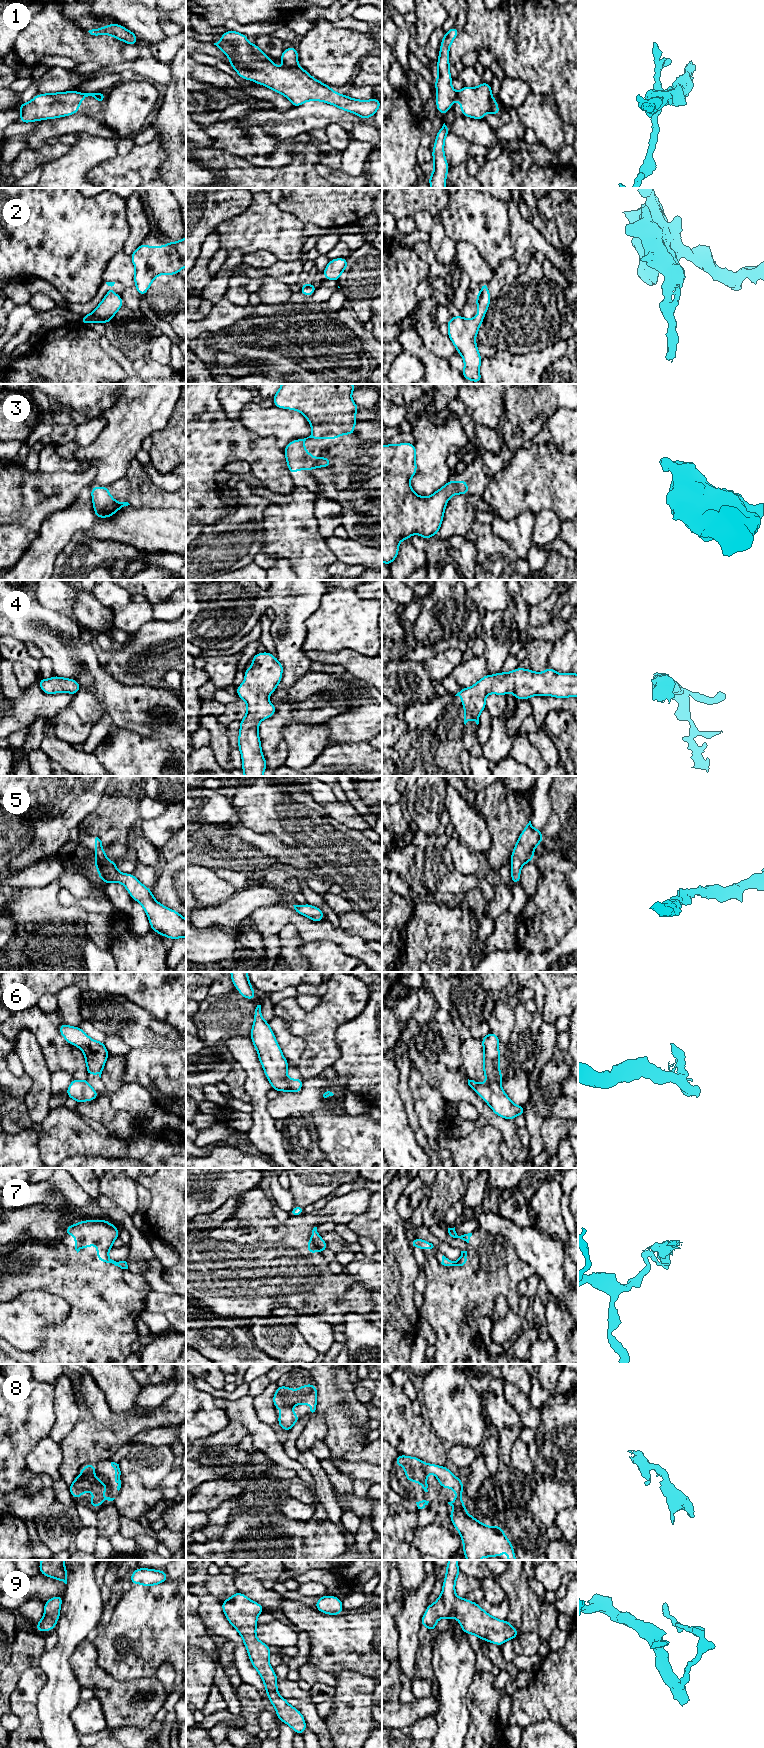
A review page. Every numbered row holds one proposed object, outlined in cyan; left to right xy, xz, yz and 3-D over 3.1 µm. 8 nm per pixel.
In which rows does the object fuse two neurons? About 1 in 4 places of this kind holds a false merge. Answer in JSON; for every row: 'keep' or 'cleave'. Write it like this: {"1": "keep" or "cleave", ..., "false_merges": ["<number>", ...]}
{"1": "cleave", "2": "keep", "3": "keep", "4": "keep", "5": "keep", "6": "cleave", "7": "cleave", "8": "keep", "9": "keep", "false_merges": ["1", "6", "7"]}

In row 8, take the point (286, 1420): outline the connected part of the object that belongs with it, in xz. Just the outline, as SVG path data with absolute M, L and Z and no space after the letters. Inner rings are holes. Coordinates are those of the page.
M314 1384L302 1385L299 1389L293 1390L290 1387L279 1385L274 1396L273 1404L276 1409L282 1409L278 1415L278 1424L283 1430L290 1431L300 1417L291 1408L299 1404L309 1404L313 1413L317 1407L317 1389Z

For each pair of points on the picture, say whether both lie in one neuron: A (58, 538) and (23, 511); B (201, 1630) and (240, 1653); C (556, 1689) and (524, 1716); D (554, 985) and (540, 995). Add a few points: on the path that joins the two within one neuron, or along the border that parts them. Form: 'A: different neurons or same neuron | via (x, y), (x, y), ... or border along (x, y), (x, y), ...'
A: different neurons | border along (50, 514), (44, 519), (37, 531)
B: different neurons | border along (198, 1612), (210, 1633)
C: same neuron | via (548, 1697), (539, 1701), (532, 1708)
D: different neurons | border along (541, 982), (545, 989), (544, 1014)

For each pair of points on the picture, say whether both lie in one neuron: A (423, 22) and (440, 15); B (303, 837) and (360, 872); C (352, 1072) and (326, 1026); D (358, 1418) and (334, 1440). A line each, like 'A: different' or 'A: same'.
A: same
B: same
C: different
D: same

